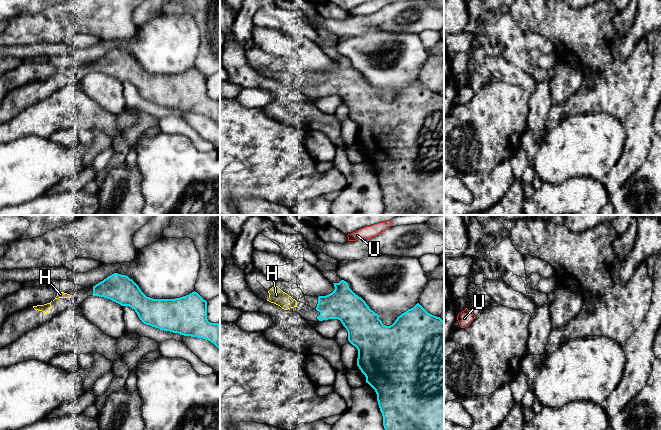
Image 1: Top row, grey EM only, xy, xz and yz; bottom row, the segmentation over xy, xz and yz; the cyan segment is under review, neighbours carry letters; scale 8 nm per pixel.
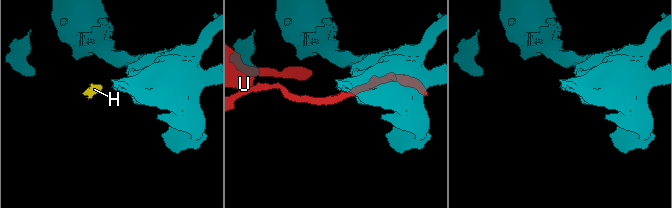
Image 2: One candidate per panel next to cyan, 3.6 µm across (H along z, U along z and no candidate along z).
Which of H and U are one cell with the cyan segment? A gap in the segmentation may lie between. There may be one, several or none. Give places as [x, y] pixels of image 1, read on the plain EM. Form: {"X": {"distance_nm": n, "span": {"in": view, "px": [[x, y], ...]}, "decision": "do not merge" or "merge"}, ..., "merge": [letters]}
{"H": {"distance_nm": 160, "span": {"in": "xz", "px": [[316, 83], [296, 82]]}, "decision": "merge"}, "U": {"distance_nm": 320, "span": {"in": "xz", "px": [[343, 56], [348, 16]]}, "decision": "do not merge"}, "merge": ["H"]}

